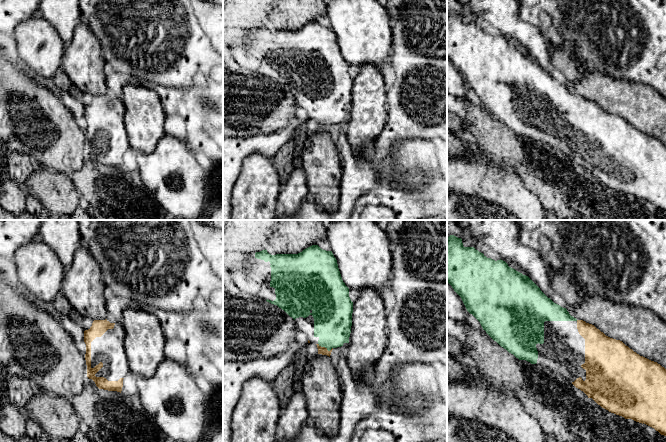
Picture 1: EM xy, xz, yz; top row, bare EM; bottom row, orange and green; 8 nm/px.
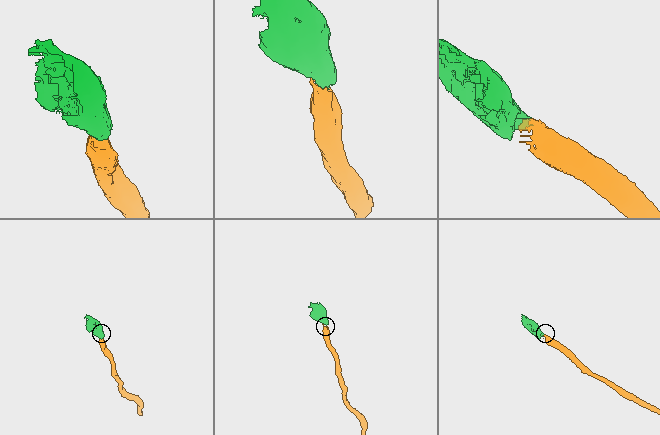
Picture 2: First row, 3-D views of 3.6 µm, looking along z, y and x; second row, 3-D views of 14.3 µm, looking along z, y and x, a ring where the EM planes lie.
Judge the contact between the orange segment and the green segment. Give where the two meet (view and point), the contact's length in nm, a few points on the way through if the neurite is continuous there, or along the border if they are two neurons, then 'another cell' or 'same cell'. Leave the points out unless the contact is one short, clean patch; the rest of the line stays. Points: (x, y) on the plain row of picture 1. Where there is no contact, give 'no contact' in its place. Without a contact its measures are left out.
xz (324, 123) | 130 nm | across xz (321, 126), (324, 123), (332, 110), (332, 93) | same cell

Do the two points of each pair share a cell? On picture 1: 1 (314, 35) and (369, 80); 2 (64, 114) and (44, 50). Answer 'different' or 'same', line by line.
1: different
2: different

